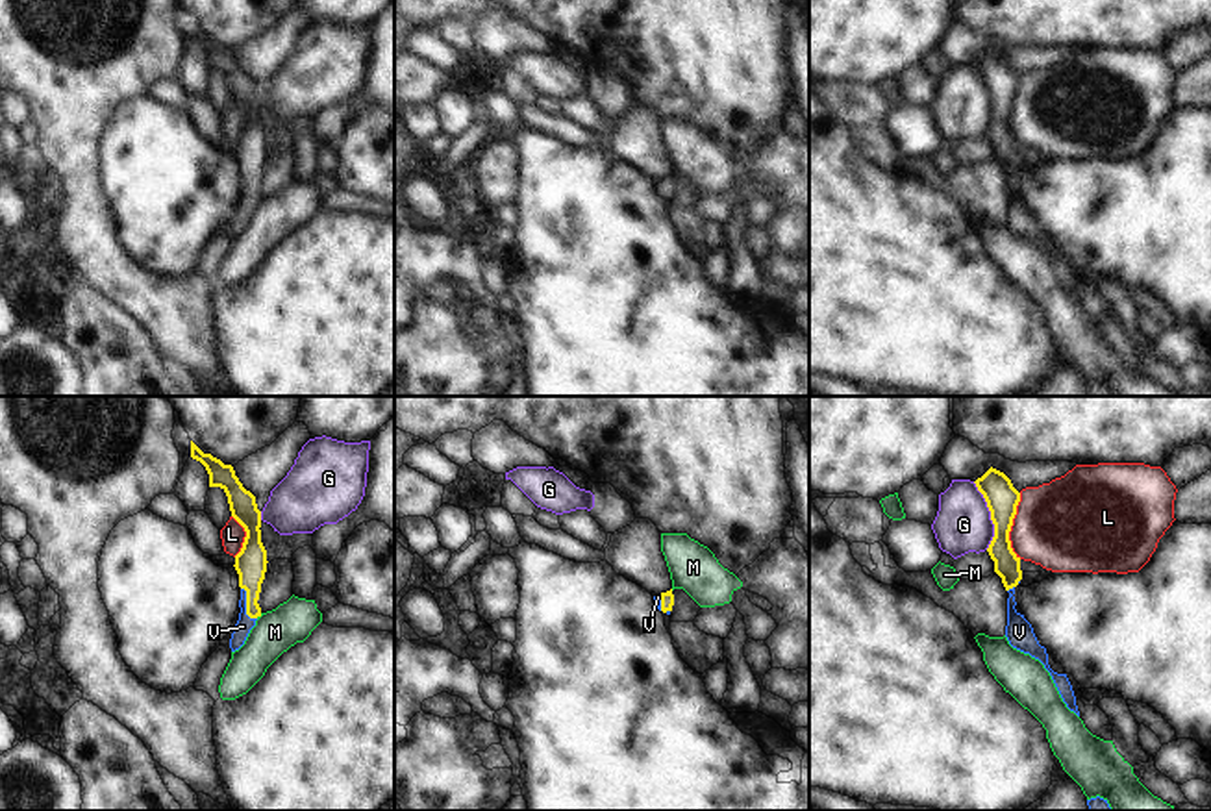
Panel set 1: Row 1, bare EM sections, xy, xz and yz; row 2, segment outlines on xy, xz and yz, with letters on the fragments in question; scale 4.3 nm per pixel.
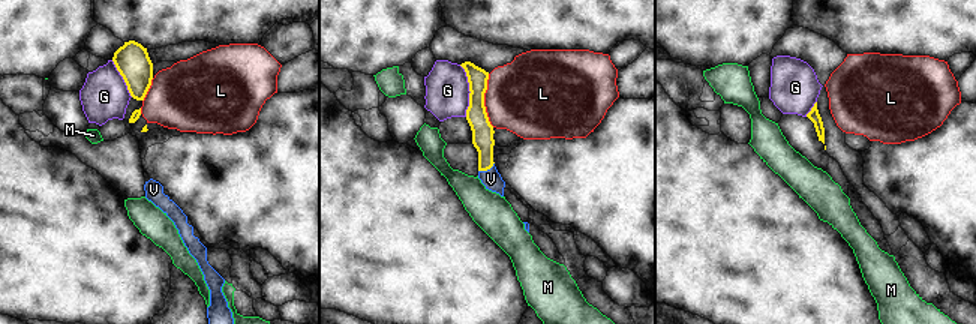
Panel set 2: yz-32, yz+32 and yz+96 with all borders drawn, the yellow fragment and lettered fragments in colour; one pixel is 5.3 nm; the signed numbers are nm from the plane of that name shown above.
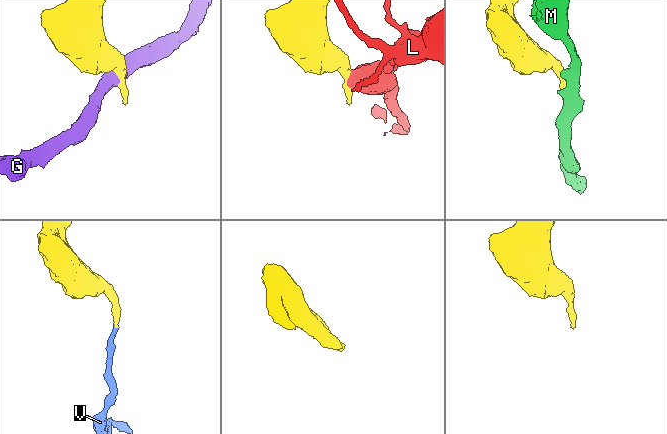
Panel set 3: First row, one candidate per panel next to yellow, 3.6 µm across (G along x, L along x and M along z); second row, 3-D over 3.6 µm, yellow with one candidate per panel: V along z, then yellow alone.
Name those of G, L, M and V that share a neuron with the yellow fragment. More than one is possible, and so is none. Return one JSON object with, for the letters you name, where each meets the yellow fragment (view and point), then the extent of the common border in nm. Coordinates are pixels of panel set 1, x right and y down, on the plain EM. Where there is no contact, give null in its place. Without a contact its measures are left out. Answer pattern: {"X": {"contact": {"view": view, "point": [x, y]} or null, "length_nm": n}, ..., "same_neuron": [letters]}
{"V": {"contact": {"view": "xy", "point": [247, 191]}, "length_nm": 160}, "same_neuron": ["V"]}

